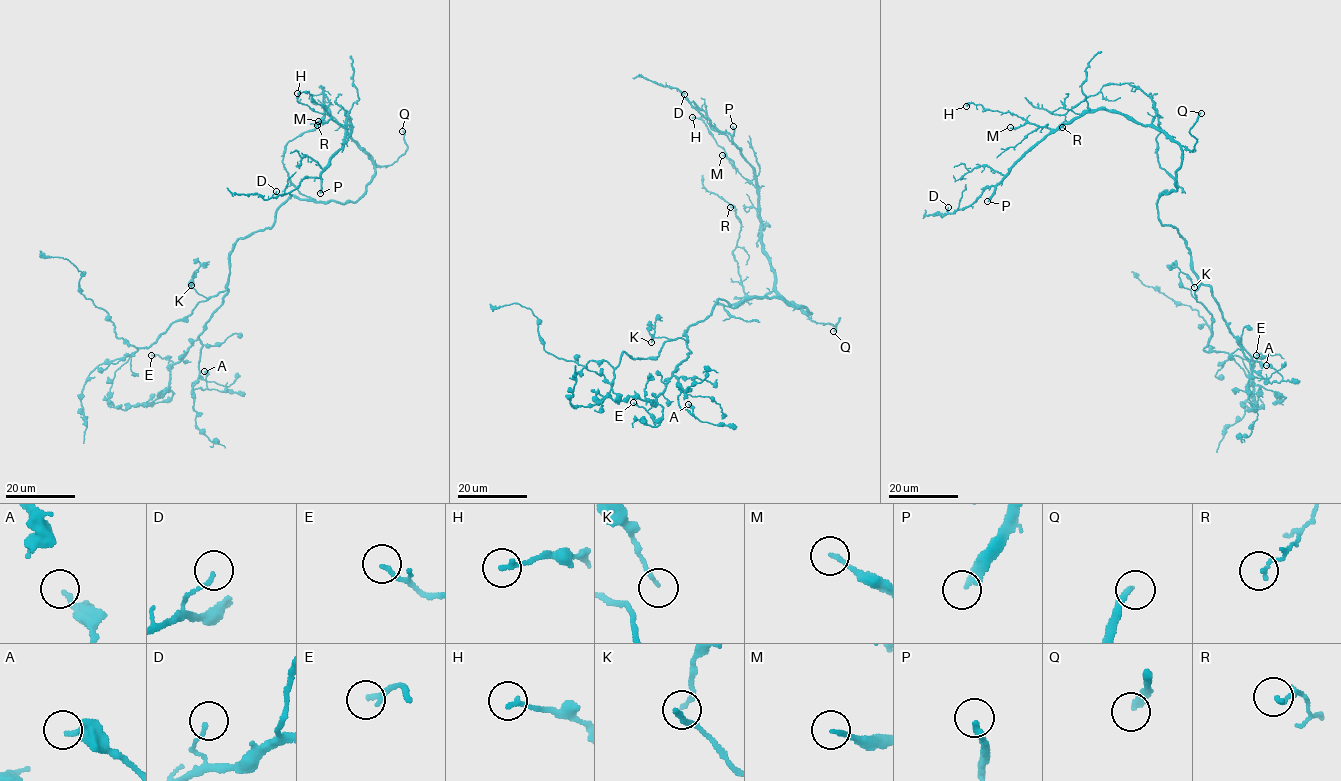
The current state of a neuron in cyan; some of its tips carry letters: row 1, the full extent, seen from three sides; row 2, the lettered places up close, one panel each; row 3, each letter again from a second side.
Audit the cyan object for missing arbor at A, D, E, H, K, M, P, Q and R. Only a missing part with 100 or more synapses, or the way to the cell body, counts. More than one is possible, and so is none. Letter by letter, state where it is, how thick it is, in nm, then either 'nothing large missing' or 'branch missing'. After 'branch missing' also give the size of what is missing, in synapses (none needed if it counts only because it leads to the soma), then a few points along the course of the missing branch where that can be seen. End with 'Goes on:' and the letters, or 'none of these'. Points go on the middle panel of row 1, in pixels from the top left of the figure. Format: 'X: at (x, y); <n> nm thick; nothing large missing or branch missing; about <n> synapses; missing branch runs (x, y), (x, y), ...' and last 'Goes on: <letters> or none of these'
A: at (688, 404); 240 nm thick; nothing large missing
D: at (684, 94); 130 nm thick; nothing large missing
E: at (633, 402); 170 nm thick; nothing large missing
H: at (692, 117); 180 nm thick; nothing large missing
K: at (651, 342); 160 nm thick; nothing large missing
M: at (722, 155); 170 nm thick; nothing large missing
P: at (733, 126); 260 nm thick; branch missing; about 110 synapses; missing branch runs (733, 126), (735, 114), (775, 83), (776, 74), (790, 44), (787, 41), (796, 33), (800, 37)
Q: at (833, 331); 220 nm thick; branch missing; missing branch runs (833, 331), (811, 356), (783, 345)
R: at (730, 207); 150 nm thick; nothing large missing
Goes on: P, Q

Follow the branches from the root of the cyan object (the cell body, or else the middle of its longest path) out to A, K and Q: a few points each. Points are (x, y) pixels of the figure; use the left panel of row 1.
A: (304, 199), (291, 196), (269, 228), (235, 243), (227, 294), (199, 336), (193, 389), (207, 387), (204, 371)
K: (304, 199), (291, 196), (269, 228), (235, 243), (224, 291), (200, 295), (190, 284), (198, 270), (191, 285)
Q: (304, 199), (356, 201), (375, 171), (373, 160), (377, 166), (392, 165), (405, 152), (407, 146), (402, 131)

